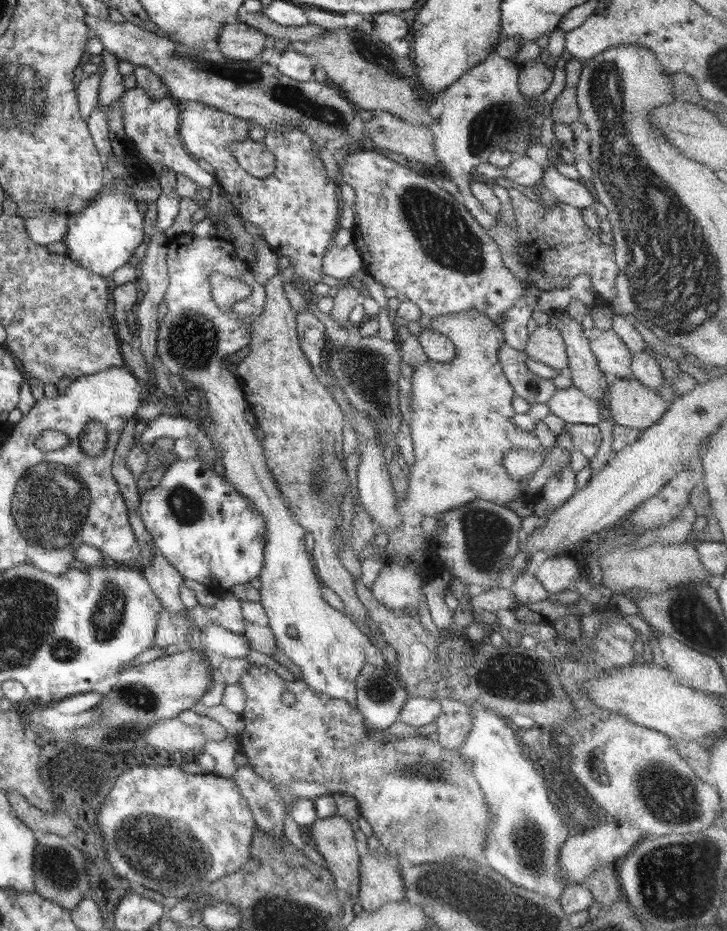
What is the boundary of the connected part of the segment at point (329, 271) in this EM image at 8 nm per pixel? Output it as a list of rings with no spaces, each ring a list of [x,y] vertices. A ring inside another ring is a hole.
[[[352,242],[348,246],[332,246],[324,255],[322,270],[326,276],[347,280],[363,268],[363,260],[358,248]]]

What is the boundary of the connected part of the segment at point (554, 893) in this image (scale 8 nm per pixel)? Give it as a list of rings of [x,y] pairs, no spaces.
[[[475,704],[470,708],[473,712],[473,725],[459,753],[473,762],[474,778],[484,790],[486,802],[490,806],[492,826],[488,828],[486,838],[486,858],[490,866],[502,876],[506,876],[510,882],[545,897],[559,900],[559,896],[566,888],[565,880],[559,876],[559,854],[561,846],[572,832],[563,822],[560,809],[554,805],[552,781],[538,774],[533,762],[524,758],[514,727],[508,726],[504,717],[486,710],[481,704]]]

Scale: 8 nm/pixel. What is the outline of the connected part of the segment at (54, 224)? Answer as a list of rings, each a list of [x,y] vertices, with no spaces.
[[[36,213],[35,217],[27,218],[24,226],[28,236],[36,243],[42,246],[52,244],[52,242],[62,241],[67,231],[67,217],[61,214]]]

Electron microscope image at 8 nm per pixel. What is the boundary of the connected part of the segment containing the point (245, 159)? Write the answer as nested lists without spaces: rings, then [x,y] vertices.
[[[246,139],[230,146],[238,164],[256,178],[268,178],[276,168],[274,154],[262,142]]]

